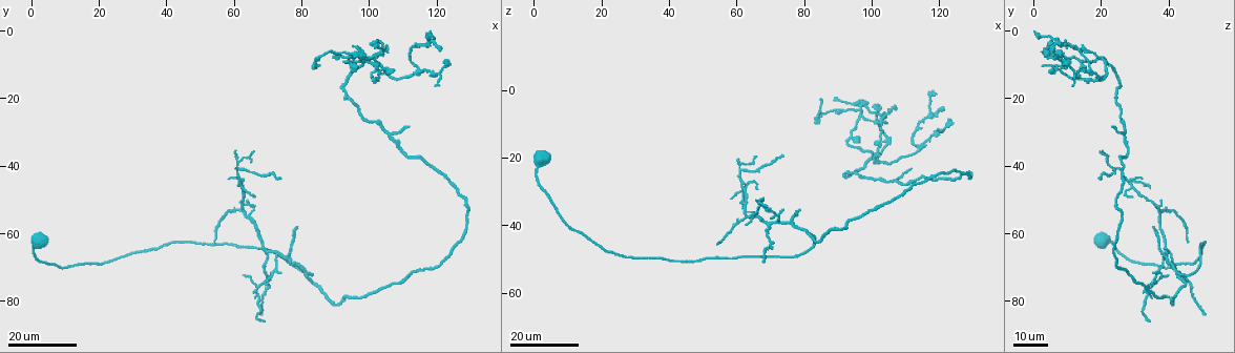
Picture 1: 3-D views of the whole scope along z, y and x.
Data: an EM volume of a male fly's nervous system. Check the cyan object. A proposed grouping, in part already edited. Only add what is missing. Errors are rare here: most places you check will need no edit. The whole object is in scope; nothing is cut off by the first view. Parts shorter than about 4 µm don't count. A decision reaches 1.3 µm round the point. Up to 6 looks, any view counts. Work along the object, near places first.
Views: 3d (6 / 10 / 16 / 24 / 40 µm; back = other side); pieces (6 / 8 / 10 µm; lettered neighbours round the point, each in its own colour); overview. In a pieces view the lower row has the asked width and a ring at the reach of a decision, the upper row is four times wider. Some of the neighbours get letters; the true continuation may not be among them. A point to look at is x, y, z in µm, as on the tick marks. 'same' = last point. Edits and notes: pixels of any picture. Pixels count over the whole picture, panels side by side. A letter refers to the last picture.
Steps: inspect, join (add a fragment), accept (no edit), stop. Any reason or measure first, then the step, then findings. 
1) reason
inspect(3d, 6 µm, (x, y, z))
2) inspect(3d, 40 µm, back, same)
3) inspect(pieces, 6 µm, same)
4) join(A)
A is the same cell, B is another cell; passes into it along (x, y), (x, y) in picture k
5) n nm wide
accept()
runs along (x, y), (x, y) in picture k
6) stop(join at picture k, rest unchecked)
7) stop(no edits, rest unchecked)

inspect(3d, 16 µm, (111.5, 28.0, 23.5))

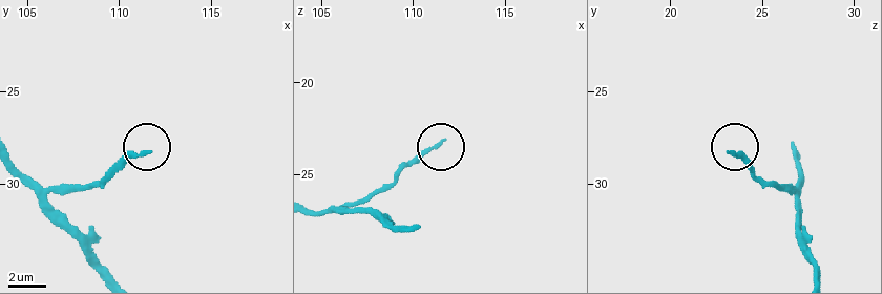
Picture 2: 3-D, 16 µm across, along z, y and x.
inspect(pieces, 6 µm, (111.5, 28.4, 23.4))

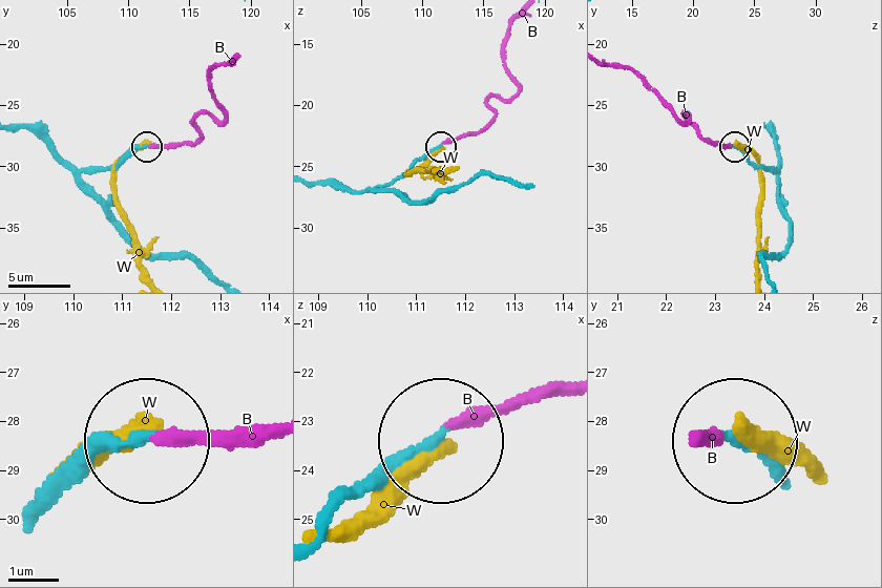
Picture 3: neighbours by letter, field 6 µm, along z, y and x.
180 nm wide
join(B)
B is the same cell, W is another cell; passes into it along (45, 504), (133, 441), (271, 441) in picture 3; it goes on there

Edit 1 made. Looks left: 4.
inspect(overview)

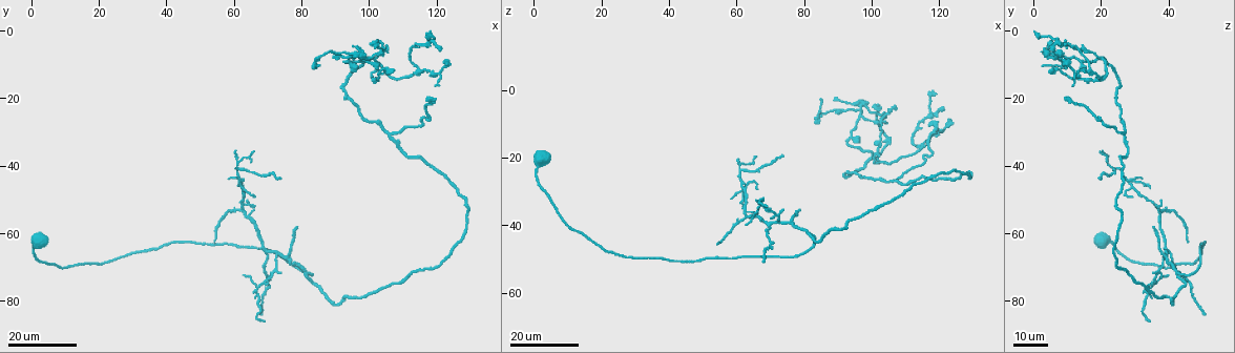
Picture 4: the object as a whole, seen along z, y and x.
an open end
inspect(3d, 16 µm, (85.0, 10.5, 2.5))

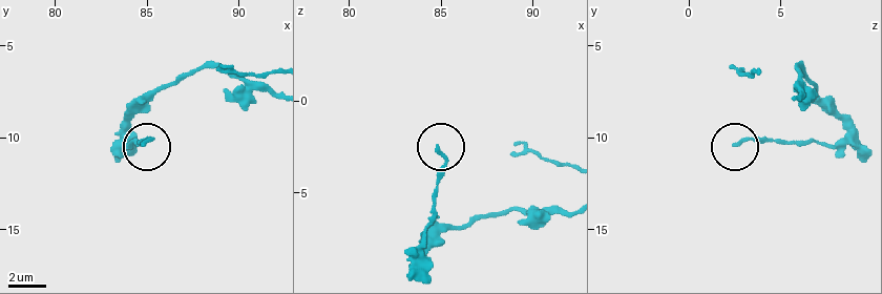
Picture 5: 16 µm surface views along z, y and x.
inspect(pieces, 10 µm, (85.0, 10.3, 2.5))

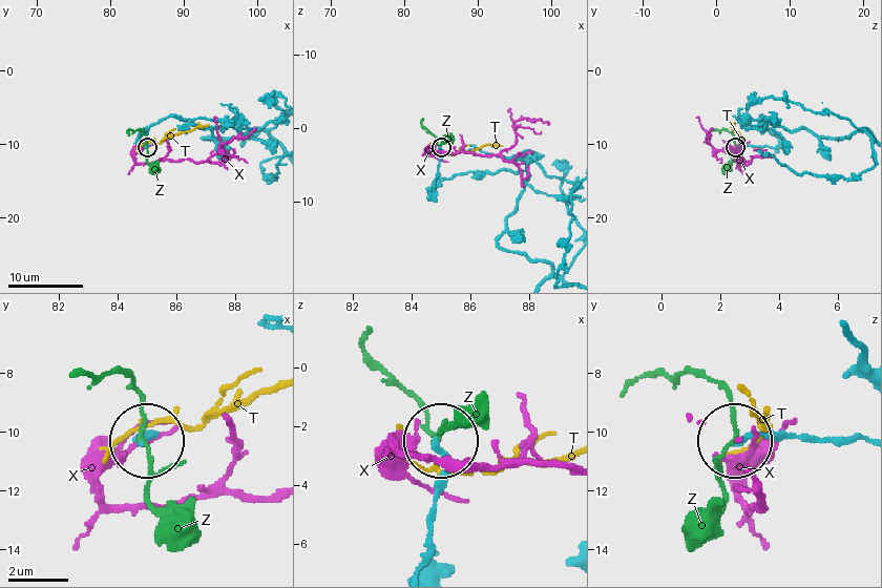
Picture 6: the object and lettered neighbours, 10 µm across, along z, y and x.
accept()
T, X and Z are other cells; none of them fits

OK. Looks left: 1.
stop(join at picture 3, rest unchecked)

